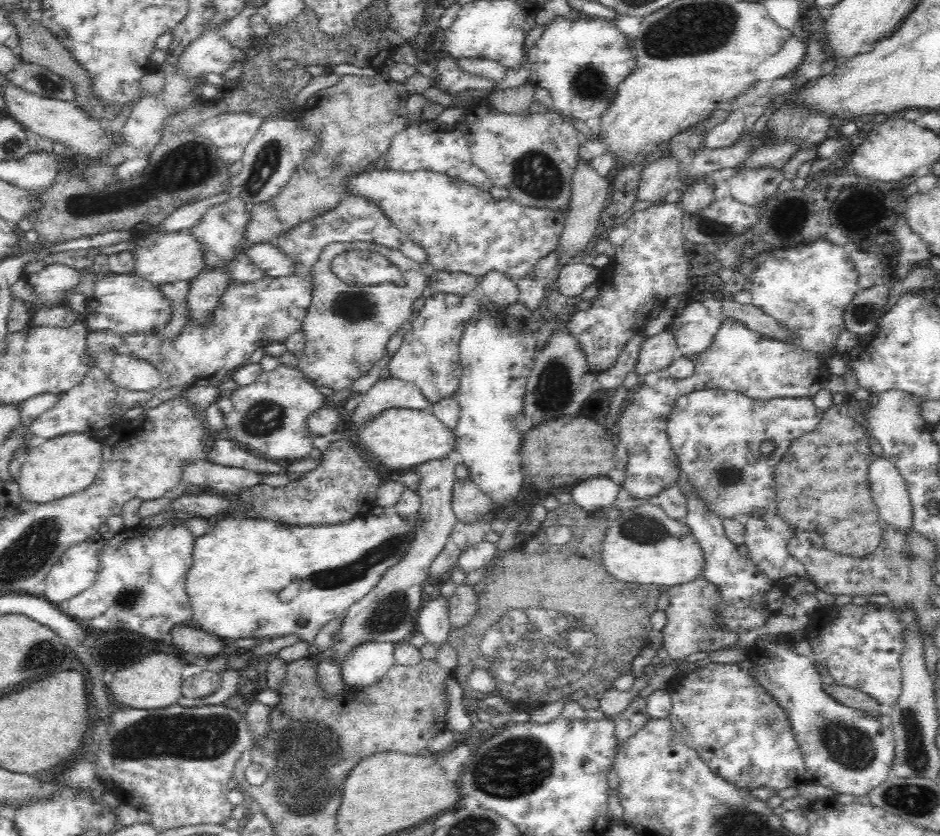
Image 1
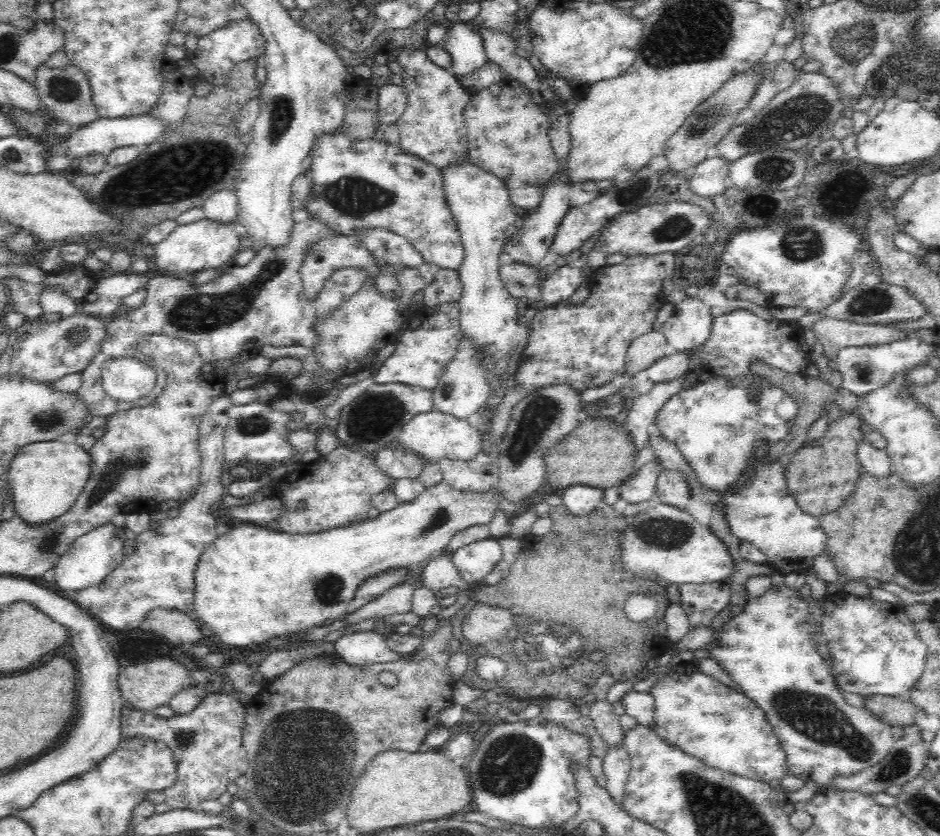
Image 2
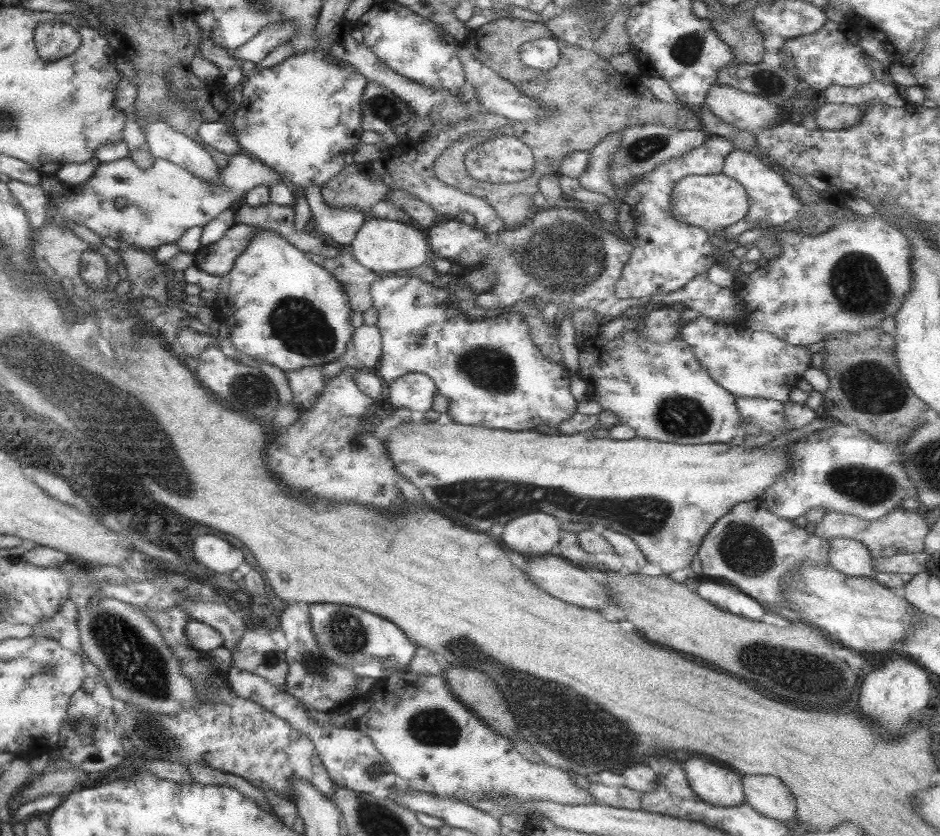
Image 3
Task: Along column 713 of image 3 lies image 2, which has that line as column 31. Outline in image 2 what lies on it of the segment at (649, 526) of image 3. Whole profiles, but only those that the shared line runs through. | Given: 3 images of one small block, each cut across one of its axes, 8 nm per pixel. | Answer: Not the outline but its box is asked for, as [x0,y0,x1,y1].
[8,441,91,523]

